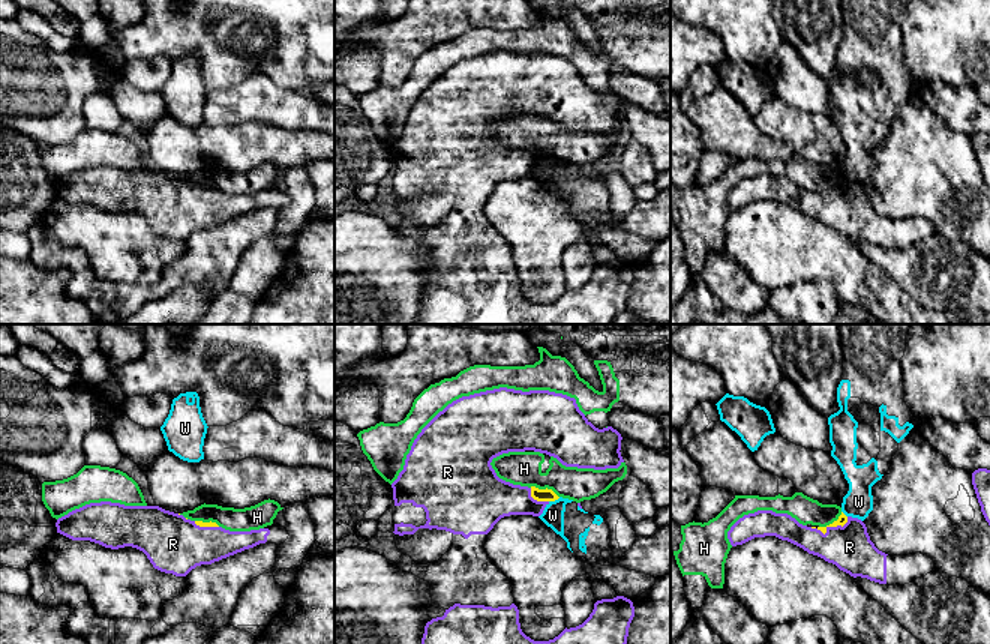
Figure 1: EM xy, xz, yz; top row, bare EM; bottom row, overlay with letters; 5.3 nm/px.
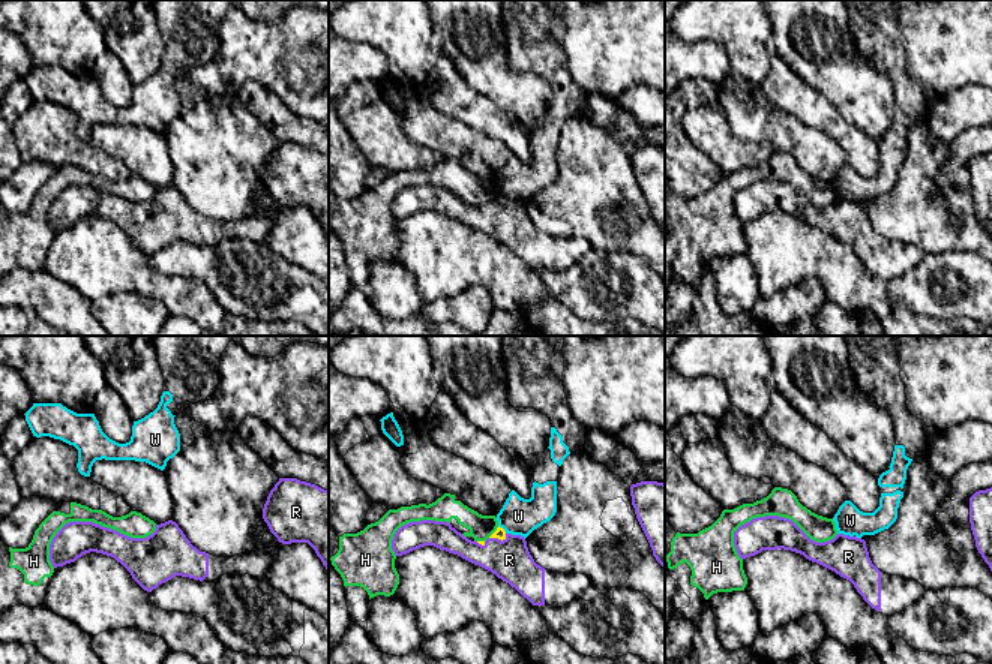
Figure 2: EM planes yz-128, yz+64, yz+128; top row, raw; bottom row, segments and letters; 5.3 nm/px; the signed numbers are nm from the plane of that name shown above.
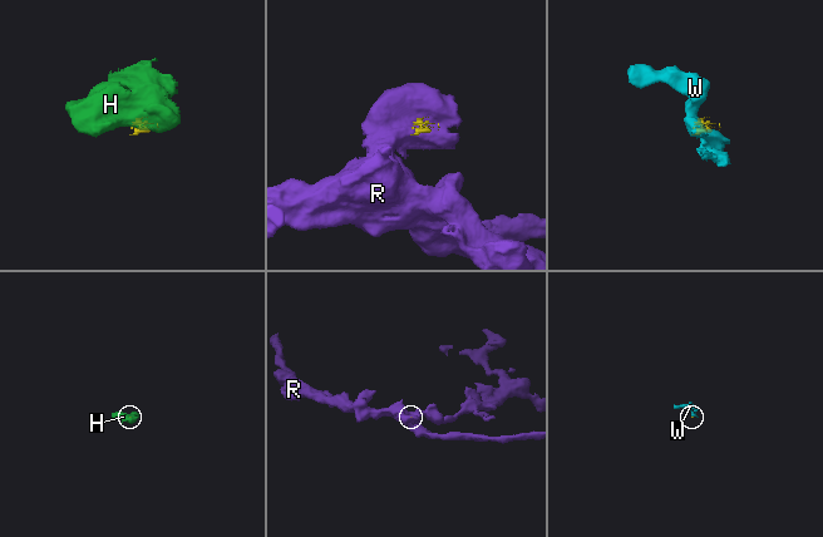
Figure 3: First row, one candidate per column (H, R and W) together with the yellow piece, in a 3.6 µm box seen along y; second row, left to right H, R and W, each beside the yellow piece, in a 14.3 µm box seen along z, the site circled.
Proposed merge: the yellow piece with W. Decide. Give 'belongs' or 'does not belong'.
does not belong

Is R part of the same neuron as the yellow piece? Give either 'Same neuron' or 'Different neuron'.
Same neuron

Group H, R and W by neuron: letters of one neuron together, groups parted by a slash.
H / R / W

